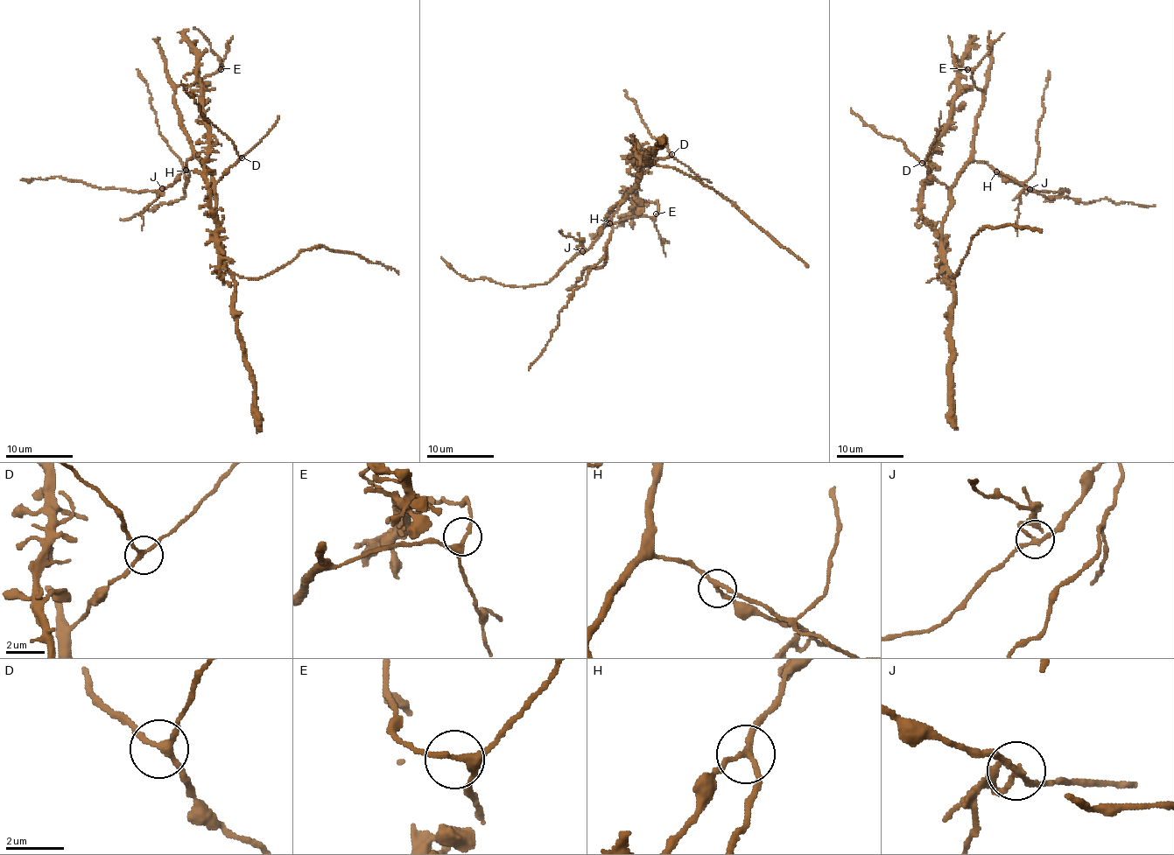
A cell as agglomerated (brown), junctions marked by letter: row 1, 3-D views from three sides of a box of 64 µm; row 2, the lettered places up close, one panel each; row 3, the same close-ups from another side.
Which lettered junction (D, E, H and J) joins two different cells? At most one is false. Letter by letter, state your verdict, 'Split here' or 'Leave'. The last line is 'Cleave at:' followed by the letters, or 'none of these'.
D: Leave
E: Leave
H: Leave
J: Split here
Cleave at: J

